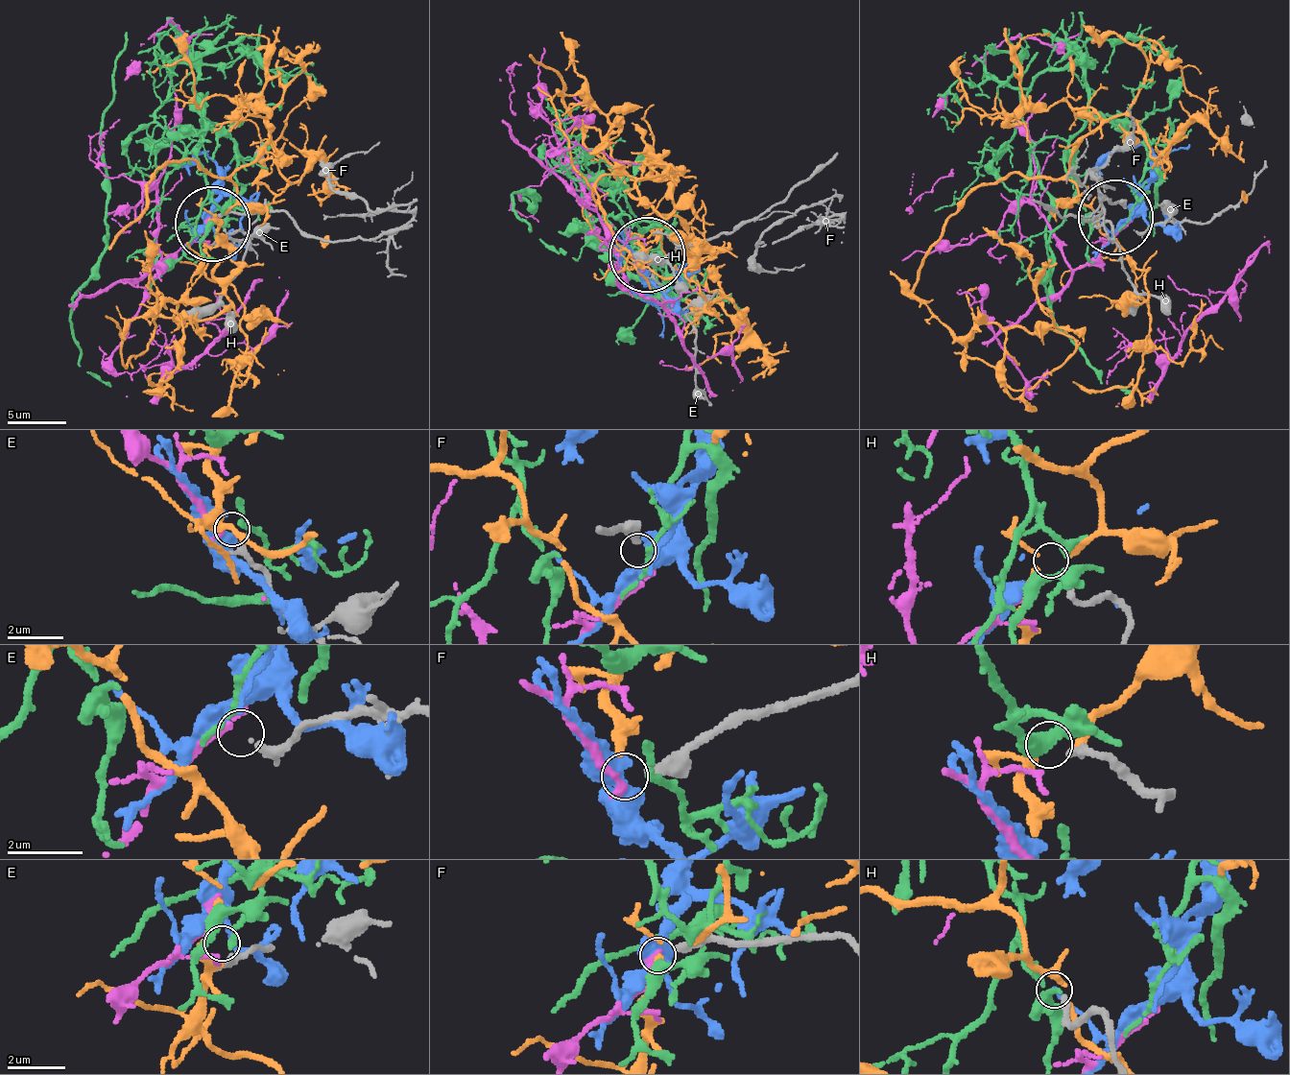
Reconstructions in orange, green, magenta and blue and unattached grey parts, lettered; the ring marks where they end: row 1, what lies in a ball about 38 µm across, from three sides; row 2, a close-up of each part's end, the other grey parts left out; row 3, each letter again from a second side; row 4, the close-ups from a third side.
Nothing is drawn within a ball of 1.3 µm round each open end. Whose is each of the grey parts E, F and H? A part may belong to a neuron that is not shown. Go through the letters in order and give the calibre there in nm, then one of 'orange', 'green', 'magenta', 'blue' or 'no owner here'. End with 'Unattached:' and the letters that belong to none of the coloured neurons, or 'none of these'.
E: 220 nm thick; magenta
F: 280 nm thick; blue
H: 200 nm thick; no owner here
Unattached: H

